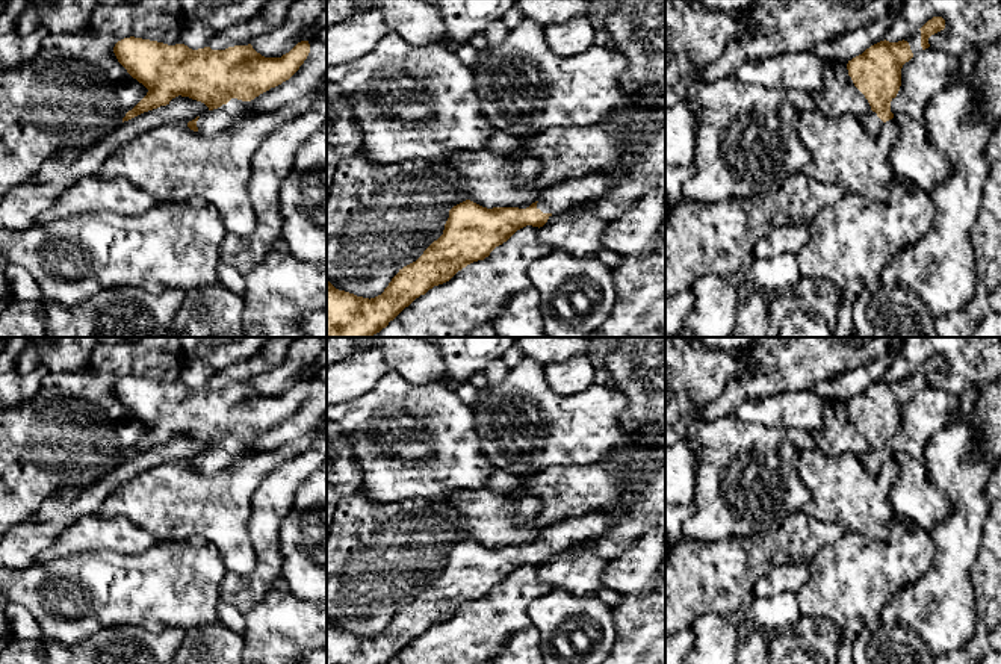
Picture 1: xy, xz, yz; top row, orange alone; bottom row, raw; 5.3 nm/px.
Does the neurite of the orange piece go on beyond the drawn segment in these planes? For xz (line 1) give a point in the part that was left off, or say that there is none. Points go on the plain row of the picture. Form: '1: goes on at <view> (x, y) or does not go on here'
1: goes on at xz (560, 537)

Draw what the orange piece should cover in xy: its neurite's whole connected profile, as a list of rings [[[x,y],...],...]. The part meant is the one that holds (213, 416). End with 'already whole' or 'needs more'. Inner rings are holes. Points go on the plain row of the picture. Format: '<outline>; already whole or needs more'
[[[130,375],[115,383],[113,392],[127,411],[148,428],[122,461],[181,434],[209,446],[187,466],[212,475],[253,454],[254,437],[289,419],[307,398],[310,383],[301,380],[281,396],[265,396],[251,383],[192,389],[184,383],[168,384]]]; needs more

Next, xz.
[[[612,505],[606,511],[593,511],[584,516],[570,517],[543,531],[543,535],[526,548],[519,546],[482,546],[466,538],[449,549],[443,573],[434,579],[423,593],[413,602],[399,608],[384,631],[375,637],[363,637],[336,628],[327,619],[327,664],[389,664],[416,637],[425,634],[434,625],[449,620],[467,603],[484,599],[490,591],[507,581],[517,569],[532,564],[543,566],[552,554],[561,554],[579,543],[611,531],[624,516],[621,505]]]; needs more

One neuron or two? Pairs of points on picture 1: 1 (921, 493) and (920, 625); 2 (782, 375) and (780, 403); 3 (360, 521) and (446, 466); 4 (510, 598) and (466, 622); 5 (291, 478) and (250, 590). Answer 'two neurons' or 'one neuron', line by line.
1: two neurons
2: two neurons
3: two neurons
4: one neuron
5: one neuron

